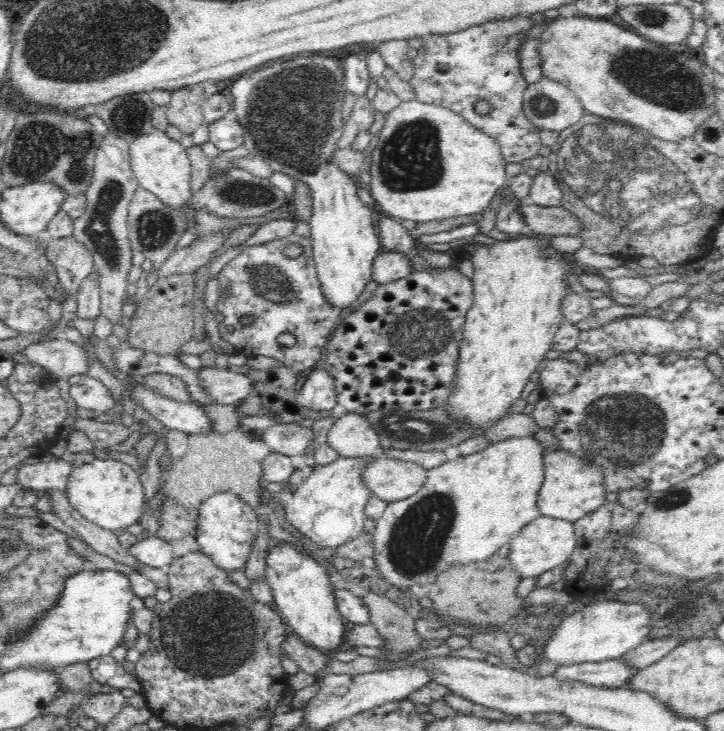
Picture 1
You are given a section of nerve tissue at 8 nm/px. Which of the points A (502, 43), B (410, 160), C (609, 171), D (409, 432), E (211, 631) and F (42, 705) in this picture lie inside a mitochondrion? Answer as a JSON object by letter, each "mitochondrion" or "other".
{"A":"mitochondrion","B":"mitochondrion","C":"mitochondrion","D":"mitochondrion","E":"mitochondrion","F":"other"}

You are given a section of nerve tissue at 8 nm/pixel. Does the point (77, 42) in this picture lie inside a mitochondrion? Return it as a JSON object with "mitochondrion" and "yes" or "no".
{"mitochondrion":"yes"}

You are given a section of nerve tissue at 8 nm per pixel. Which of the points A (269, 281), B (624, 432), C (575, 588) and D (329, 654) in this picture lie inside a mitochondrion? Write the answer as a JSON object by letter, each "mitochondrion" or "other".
{"A":"mitochondrion","B":"mitochondrion","C":"other","D":"other"}

